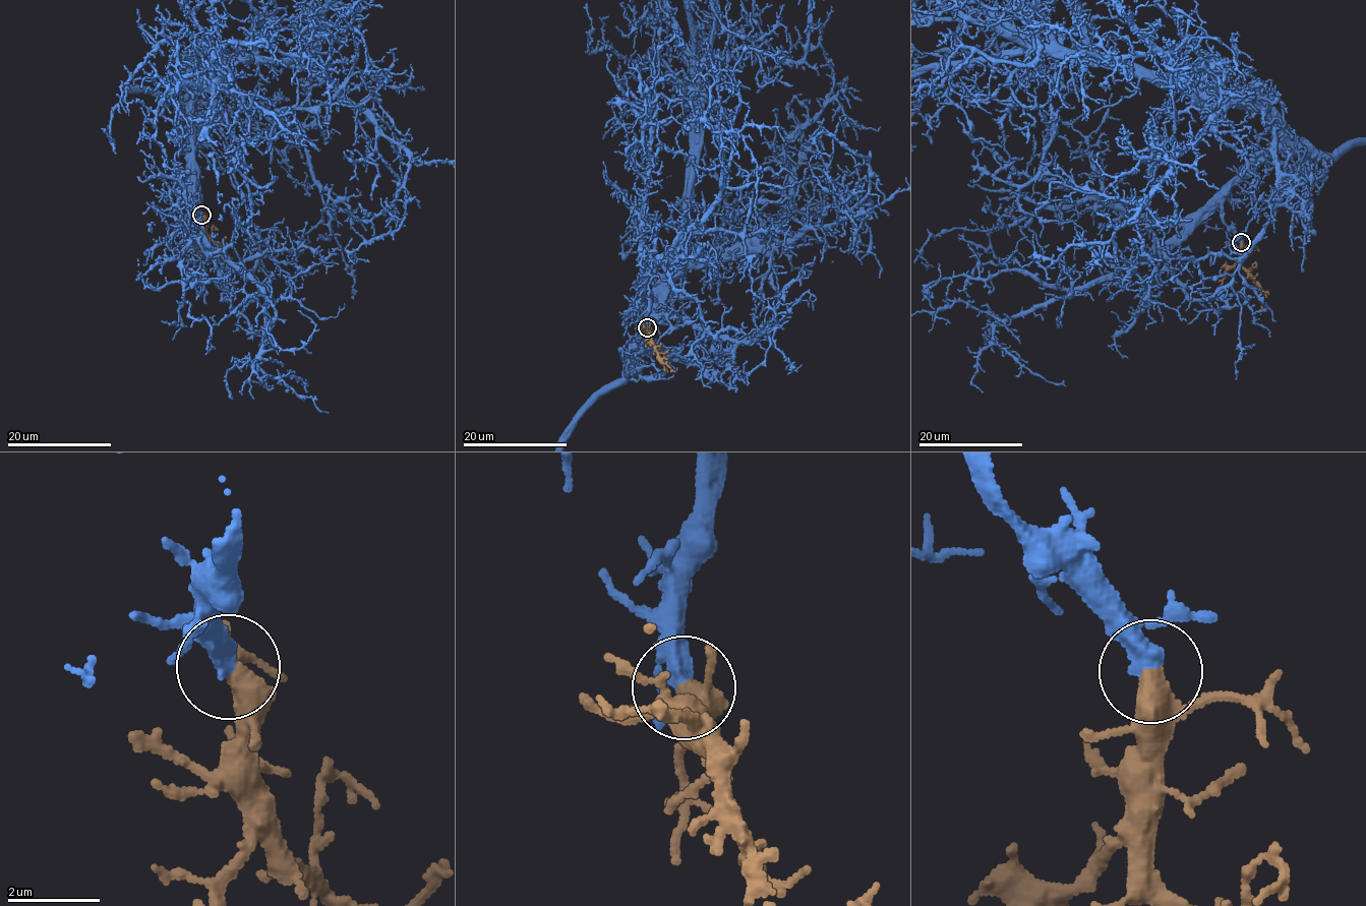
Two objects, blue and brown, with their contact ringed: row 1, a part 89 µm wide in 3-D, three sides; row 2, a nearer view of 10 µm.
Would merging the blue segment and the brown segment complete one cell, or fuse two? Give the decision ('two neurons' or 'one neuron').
one neuron

